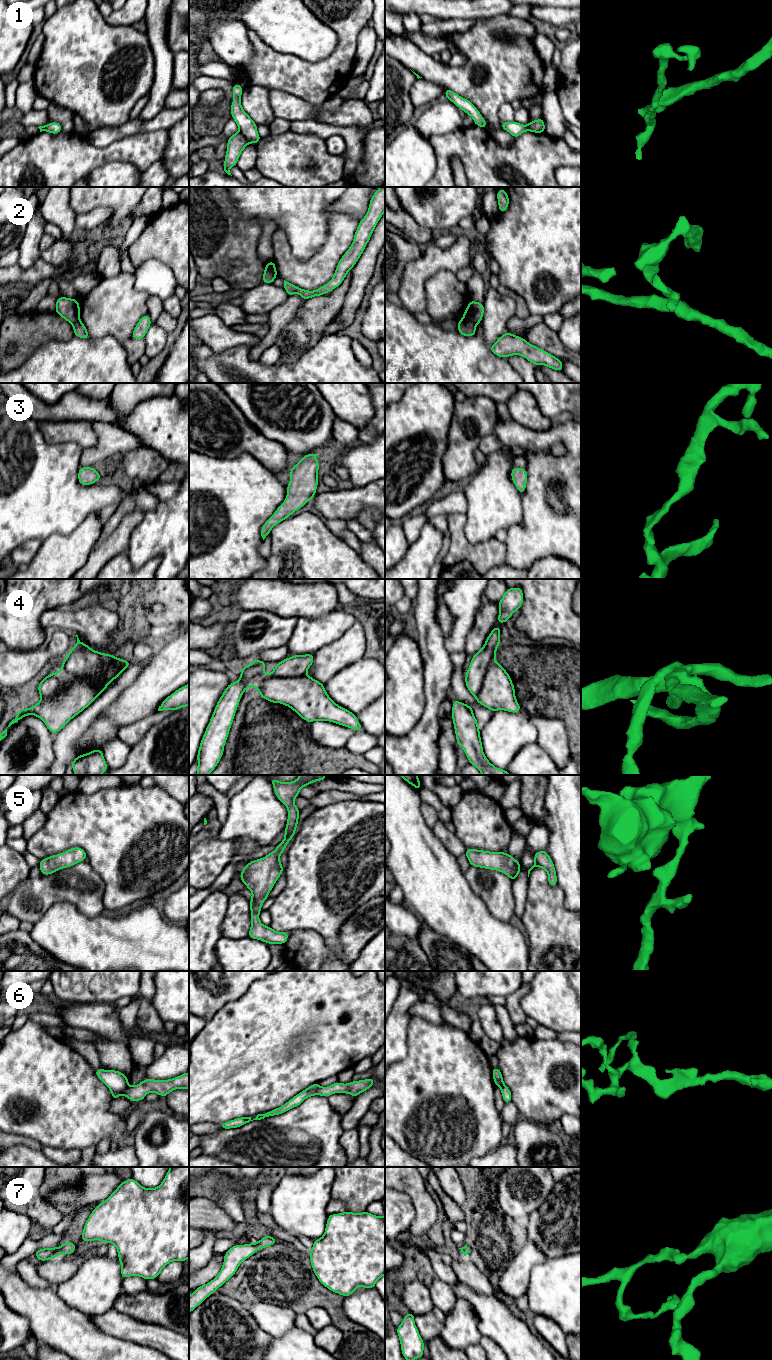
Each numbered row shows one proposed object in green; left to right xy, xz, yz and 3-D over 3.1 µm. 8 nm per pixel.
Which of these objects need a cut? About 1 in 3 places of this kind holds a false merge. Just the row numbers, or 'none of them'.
1, 2

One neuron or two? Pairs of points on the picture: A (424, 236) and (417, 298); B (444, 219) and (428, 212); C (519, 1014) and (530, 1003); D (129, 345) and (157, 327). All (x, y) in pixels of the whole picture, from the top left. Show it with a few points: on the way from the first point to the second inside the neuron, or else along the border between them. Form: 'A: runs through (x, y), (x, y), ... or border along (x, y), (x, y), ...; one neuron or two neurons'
A: border along (431, 242), (426, 245); two neurons
B: runs through (440, 215), (437, 212), (432, 212); one neuron
C: border along (529, 987), (520, 1002), (526, 1016); two neurons
D: runs through (136, 345), (140, 344), (150, 334); one neuron

